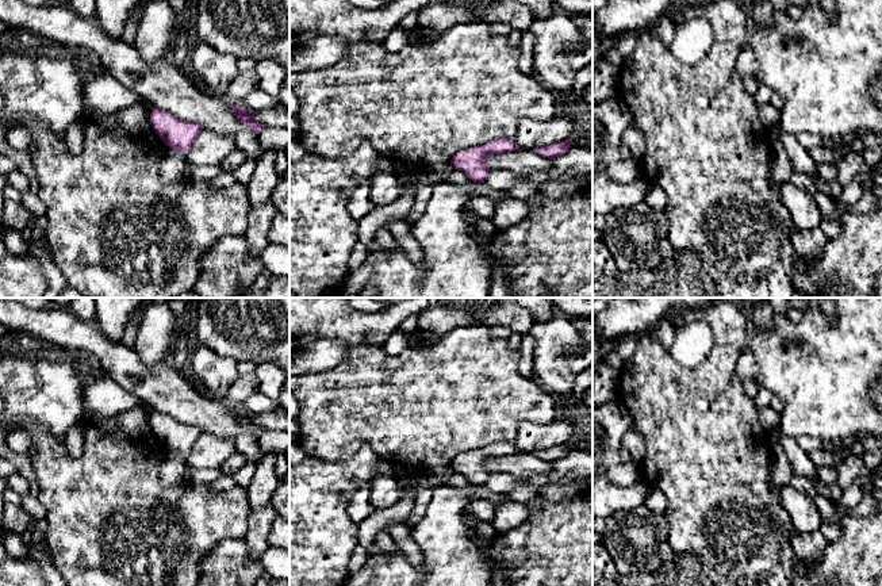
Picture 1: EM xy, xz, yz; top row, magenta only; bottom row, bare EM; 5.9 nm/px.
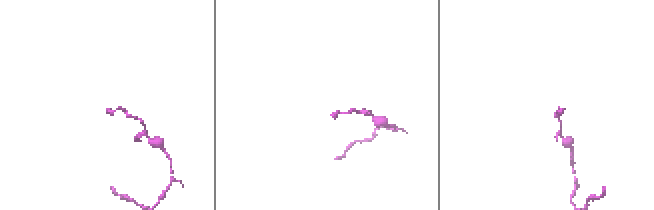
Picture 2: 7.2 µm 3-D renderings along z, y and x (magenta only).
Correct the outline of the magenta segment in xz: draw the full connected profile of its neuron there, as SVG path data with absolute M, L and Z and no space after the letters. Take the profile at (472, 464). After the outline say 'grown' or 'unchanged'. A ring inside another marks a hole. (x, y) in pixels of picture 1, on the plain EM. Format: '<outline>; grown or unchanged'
M498 441L484 448L460 453L452 460L450 467L455 470L455 472L465 475L471 484L484 486L490 476L486 461L488 459L515 453L522 452L514 445L514 443Z; unchanged

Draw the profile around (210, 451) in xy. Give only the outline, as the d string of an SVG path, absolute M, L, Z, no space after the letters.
M202 433L193 444L192 452L185 457L188 467L216 468L220 467L235 451L235 443L231 438L218 437L211 433Z

